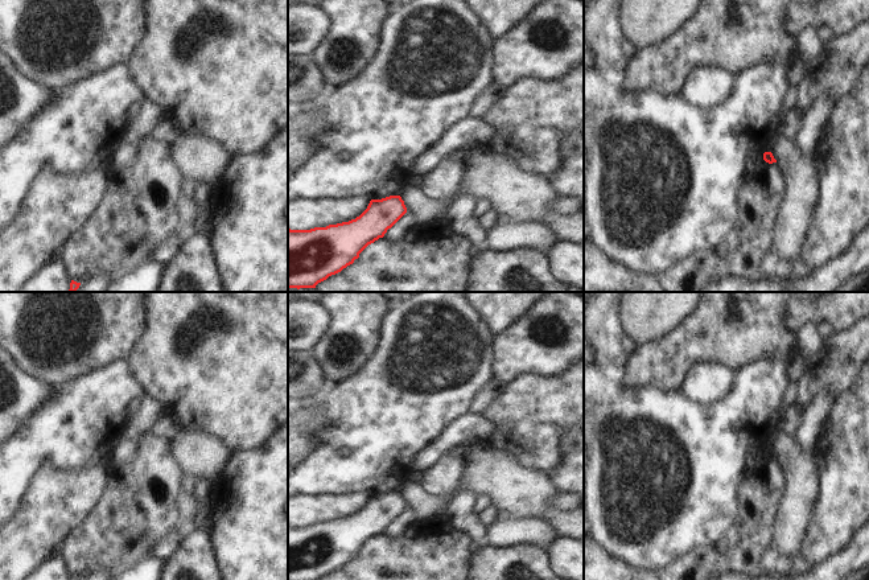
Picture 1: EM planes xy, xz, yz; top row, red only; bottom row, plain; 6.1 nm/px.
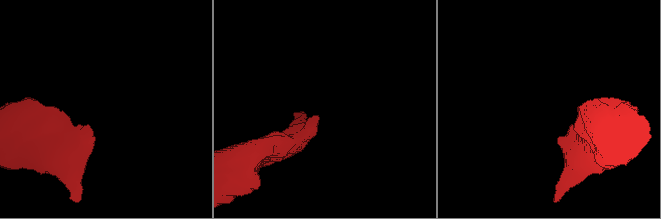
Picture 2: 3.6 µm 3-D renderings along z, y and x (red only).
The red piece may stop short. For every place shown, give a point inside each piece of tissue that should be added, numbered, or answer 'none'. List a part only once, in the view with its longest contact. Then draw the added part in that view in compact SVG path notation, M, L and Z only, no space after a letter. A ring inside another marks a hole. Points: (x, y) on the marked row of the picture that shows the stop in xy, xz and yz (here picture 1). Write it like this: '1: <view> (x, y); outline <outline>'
none

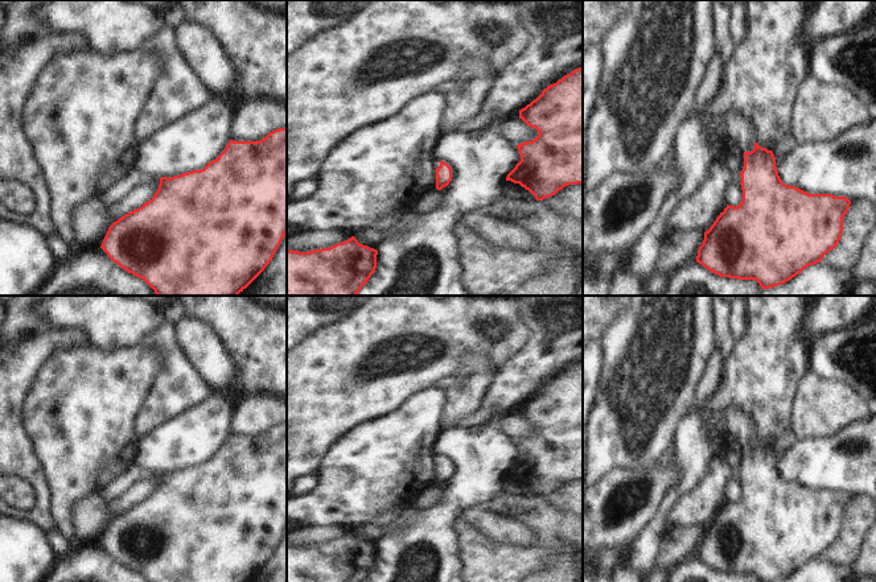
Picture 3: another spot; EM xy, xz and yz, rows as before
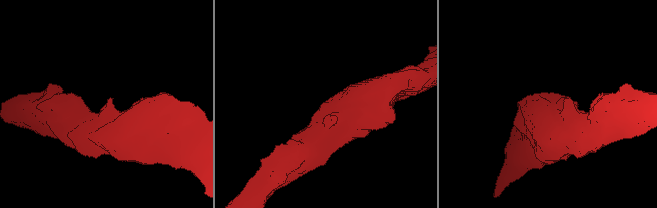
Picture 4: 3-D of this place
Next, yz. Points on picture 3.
1: yz (740, 129); outline M740 116L727 119L727 133L739 143L744 152L750 152L756 141L753 125Z

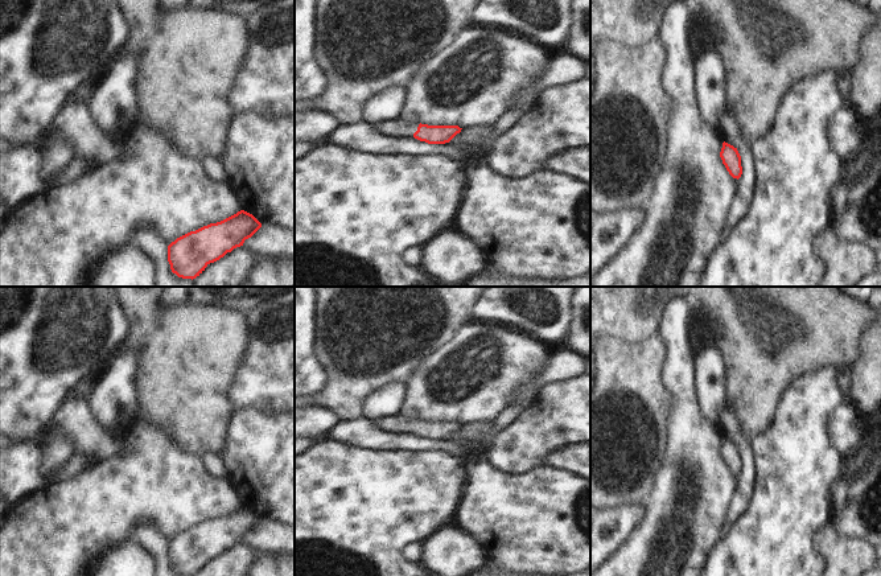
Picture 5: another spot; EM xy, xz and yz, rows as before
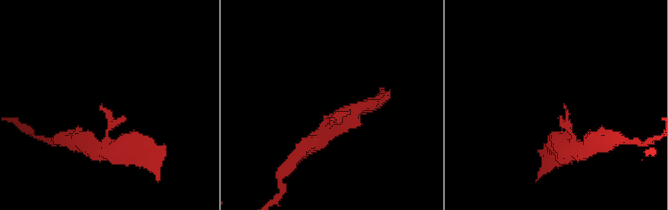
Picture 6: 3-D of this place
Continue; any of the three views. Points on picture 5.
1: xz (399, 127); outline M402 119L391 120L387 123L376 123L376 128L387 135L387 136L403 136L403 137L413 137L413 133L417 131L419 124L411 124Z

